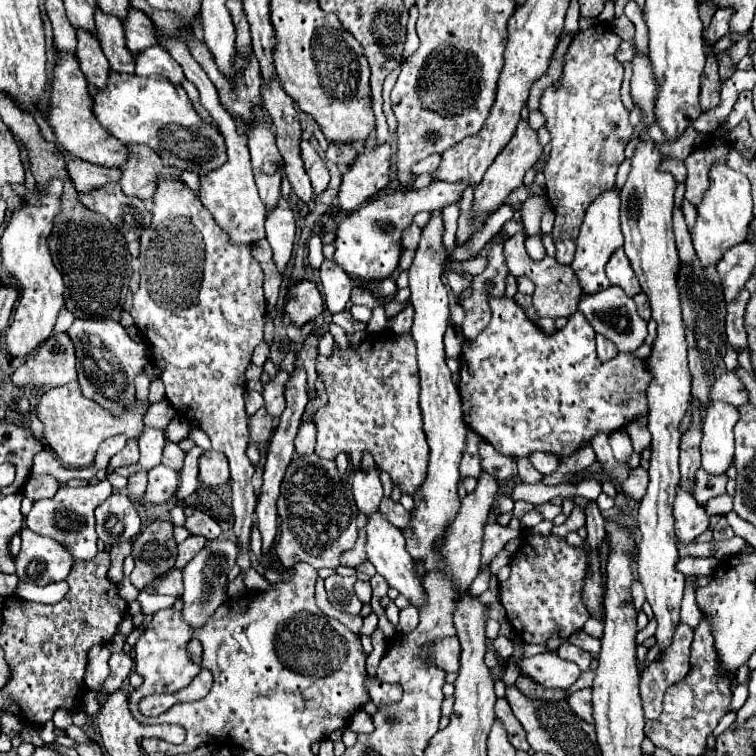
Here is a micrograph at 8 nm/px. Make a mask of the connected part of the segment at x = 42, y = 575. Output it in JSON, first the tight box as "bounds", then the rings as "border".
{"bounds":[14,527,74,585],"border":[[[24,527],[22,549],[14,563],[20,581],[48,585],[54,581],[64,581],[70,575],[74,557],[56,539],[42,537]]]}

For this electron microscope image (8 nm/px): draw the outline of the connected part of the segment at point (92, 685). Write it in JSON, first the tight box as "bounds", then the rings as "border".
{"bounds":[84,645,110,689],"border":[[[94,645],[92,653],[88,653],[88,673],[84,677],[84,683],[88,689],[102,689],[102,683],[110,675],[108,659],[110,659],[110,649],[106,645]]]}

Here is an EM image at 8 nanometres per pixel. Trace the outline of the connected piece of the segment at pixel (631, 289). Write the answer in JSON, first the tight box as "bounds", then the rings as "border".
{"bounds":[606,247,642,297],"border":[[[622,247],[616,249],[614,255],[610,257],[610,261],[606,265],[606,275],[608,275],[610,283],[612,285],[620,285],[628,297],[634,297],[636,293],[642,291],[640,283],[636,281],[636,275],[634,275],[632,267],[630,267],[630,261],[628,261],[628,257],[626,257]]]}

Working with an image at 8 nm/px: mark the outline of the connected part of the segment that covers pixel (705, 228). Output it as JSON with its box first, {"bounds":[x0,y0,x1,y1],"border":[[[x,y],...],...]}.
{"bounds":[692,165,754,267],"border":[[[712,165],[708,195],[704,195],[704,201],[698,205],[696,211],[698,221],[692,233],[692,243],[700,263],[704,267],[710,267],[716,265],[732,245],[740,245],[748,237],[748,225],[754,219],[748,177],[726,165]]]}

